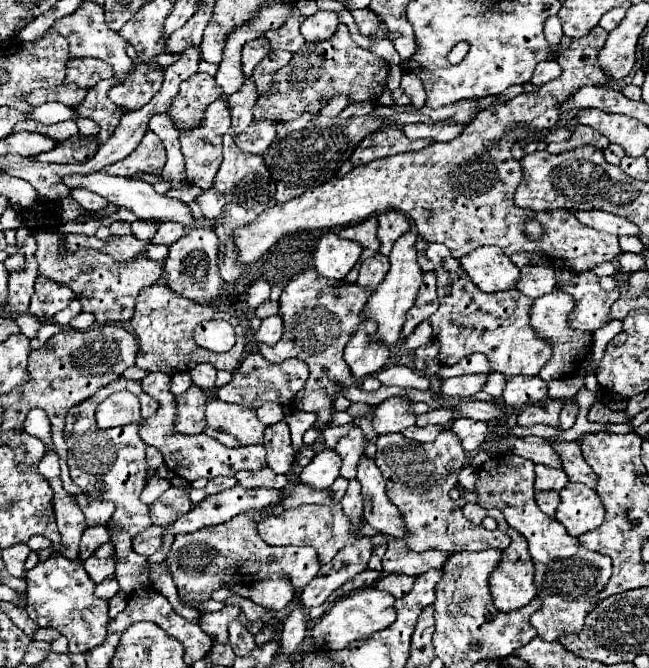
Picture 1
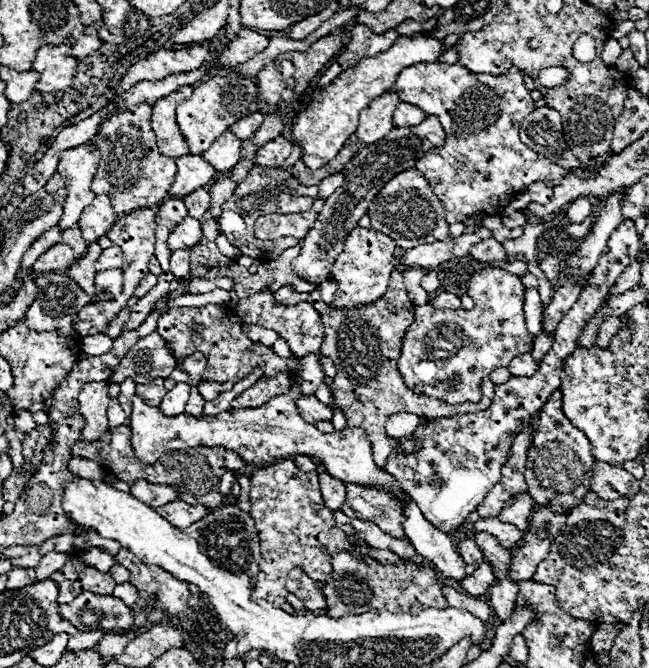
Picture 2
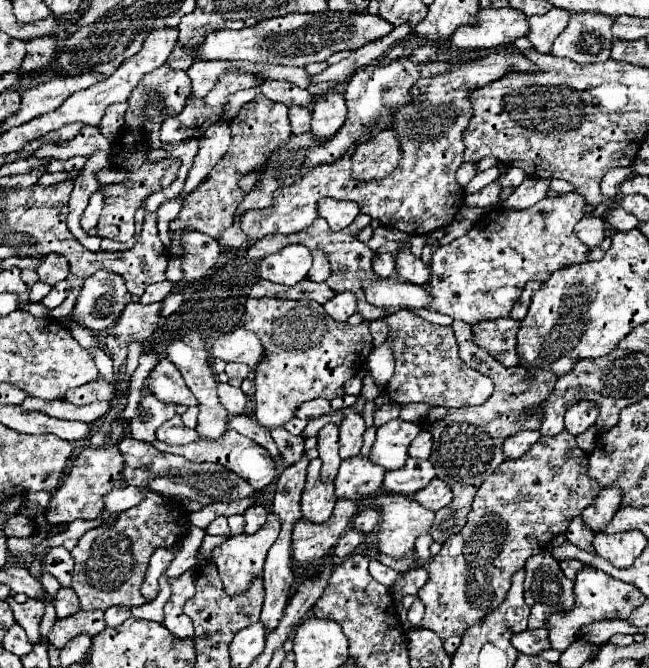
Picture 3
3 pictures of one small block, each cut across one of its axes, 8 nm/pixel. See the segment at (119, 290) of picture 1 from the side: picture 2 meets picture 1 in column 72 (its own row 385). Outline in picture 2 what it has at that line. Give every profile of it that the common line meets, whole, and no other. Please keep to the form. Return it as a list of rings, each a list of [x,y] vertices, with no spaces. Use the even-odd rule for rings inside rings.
[[[278,372],[278,376],[272,378],[260,378],[254,386],[244,390],[240,396],[232,400],[232,408],[258,408],[272,400],[278,394],[286,394],[290,390],[290,374],[288,372]]]

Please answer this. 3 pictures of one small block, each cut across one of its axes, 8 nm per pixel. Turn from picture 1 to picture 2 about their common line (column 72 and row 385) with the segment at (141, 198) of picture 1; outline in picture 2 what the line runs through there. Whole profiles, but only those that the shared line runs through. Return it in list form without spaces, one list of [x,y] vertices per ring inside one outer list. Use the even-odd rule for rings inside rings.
[[[178,382],[172,390],[166,392],[162,404],[160,404],[160,412],[164,416],[178,416],[184,414],[186,408],[186,400],[190,398],[190,386],[184,382]]]

